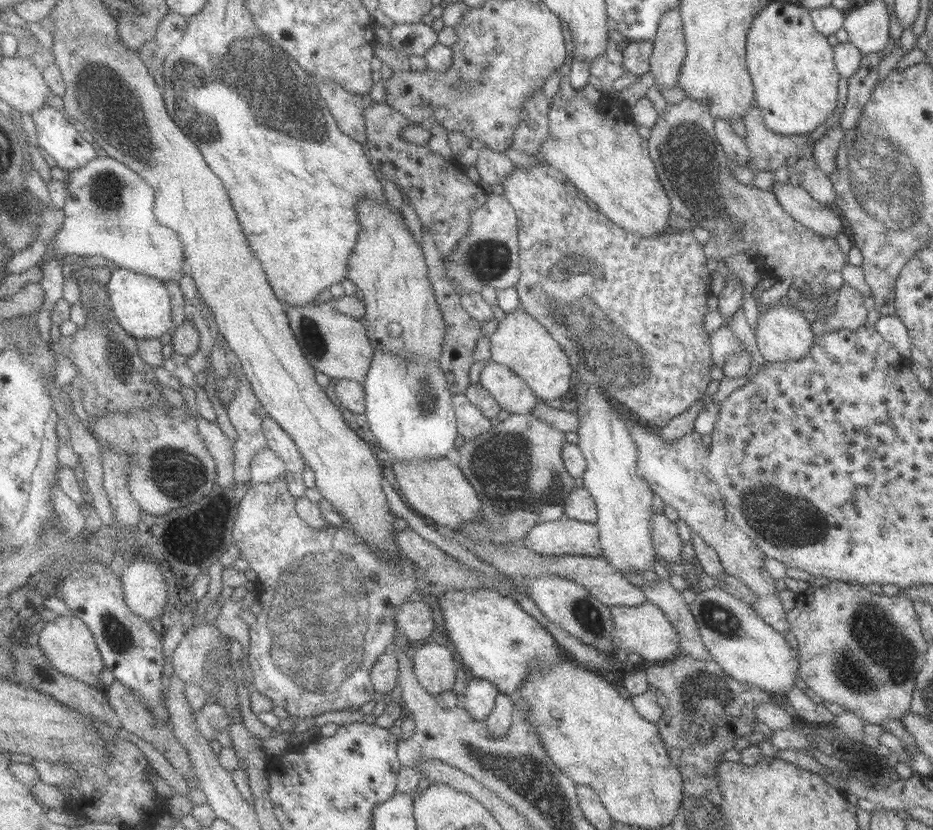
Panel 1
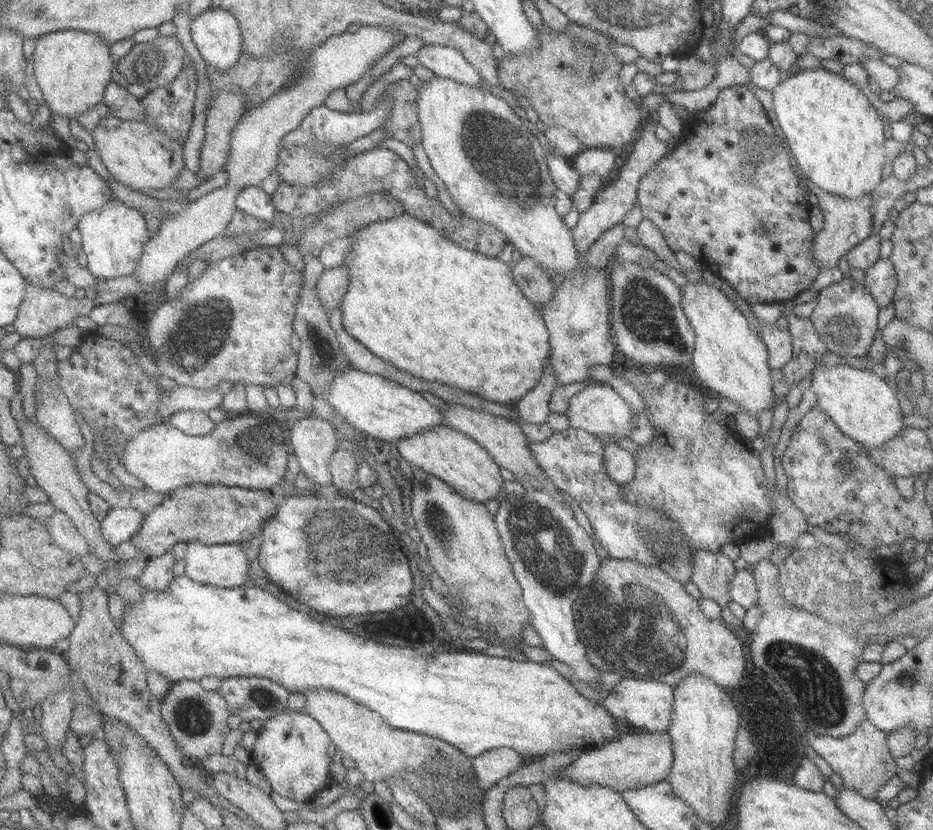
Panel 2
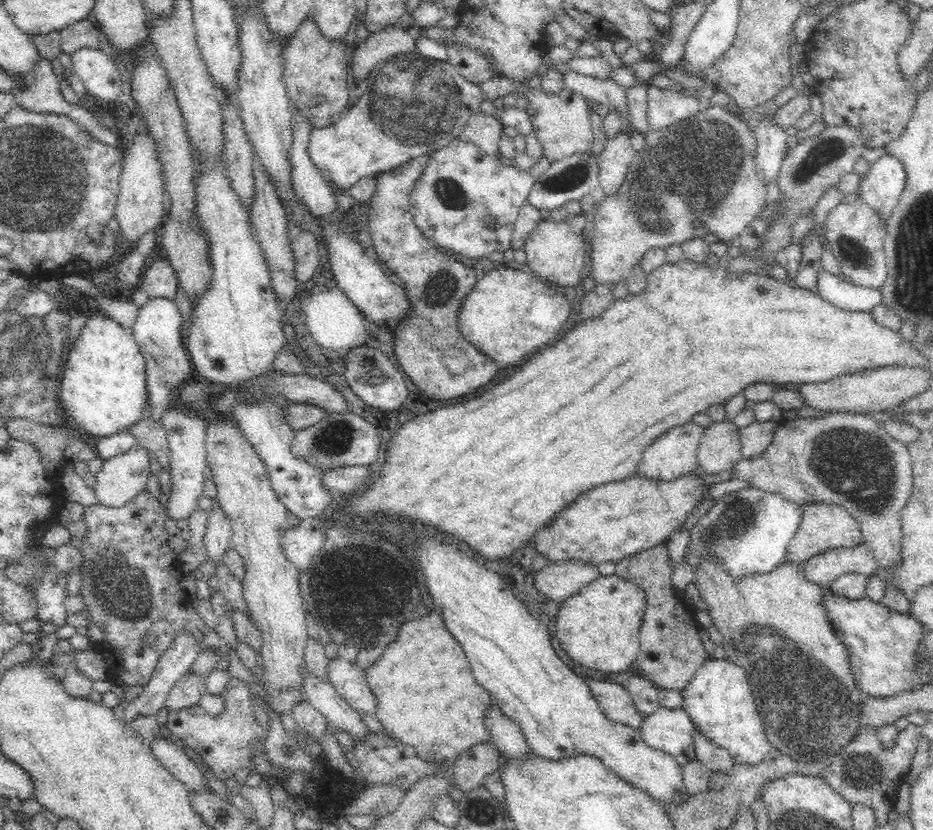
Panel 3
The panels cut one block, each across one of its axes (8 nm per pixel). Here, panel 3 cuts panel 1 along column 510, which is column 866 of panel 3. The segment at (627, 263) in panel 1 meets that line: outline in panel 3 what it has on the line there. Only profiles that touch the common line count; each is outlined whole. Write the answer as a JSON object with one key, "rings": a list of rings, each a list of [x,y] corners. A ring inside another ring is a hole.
{"rings":[[[884,154],[873,162],[869,171],[862,175],[861,195],[883,216],[889,217],[907,183],[905,162],[895,156]]]}

